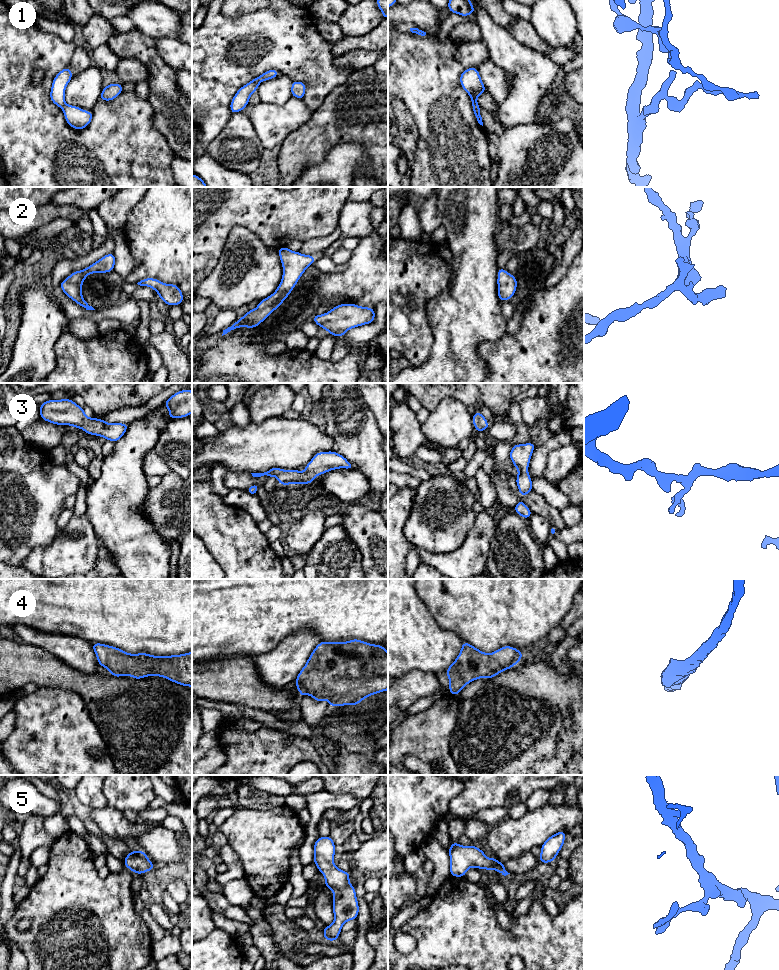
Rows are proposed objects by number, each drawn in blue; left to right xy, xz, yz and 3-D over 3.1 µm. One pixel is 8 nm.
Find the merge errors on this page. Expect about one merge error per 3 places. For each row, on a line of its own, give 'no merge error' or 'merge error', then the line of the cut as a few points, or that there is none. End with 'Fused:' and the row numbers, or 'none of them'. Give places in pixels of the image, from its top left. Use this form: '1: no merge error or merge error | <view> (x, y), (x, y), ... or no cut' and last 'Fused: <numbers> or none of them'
1: merge error | yz (473, 104), (478, 106)
2: no merge error | no cut
3: no merge error | no cut
4: no merge error | no cut
5: no merge error | no cut
Fused: 1

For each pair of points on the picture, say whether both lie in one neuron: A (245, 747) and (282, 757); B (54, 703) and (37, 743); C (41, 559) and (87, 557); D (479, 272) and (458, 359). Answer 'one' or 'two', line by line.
A: one
B: one
C: one
D: one

